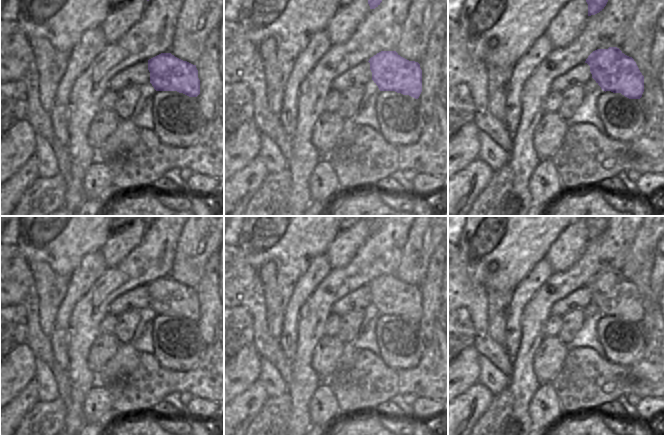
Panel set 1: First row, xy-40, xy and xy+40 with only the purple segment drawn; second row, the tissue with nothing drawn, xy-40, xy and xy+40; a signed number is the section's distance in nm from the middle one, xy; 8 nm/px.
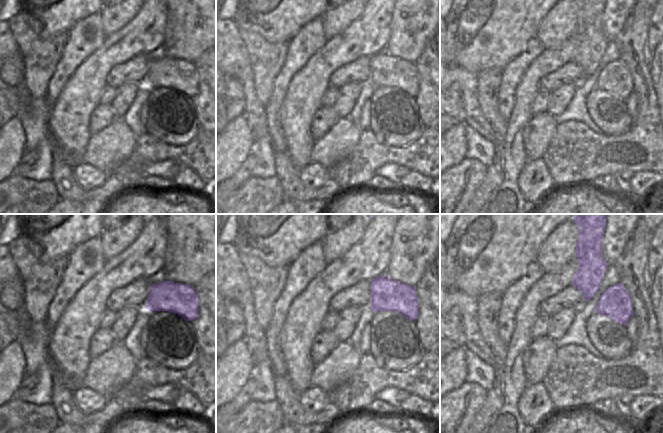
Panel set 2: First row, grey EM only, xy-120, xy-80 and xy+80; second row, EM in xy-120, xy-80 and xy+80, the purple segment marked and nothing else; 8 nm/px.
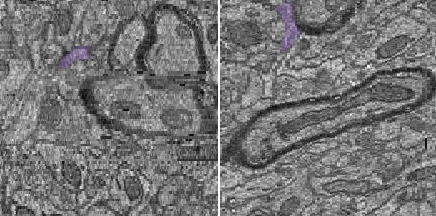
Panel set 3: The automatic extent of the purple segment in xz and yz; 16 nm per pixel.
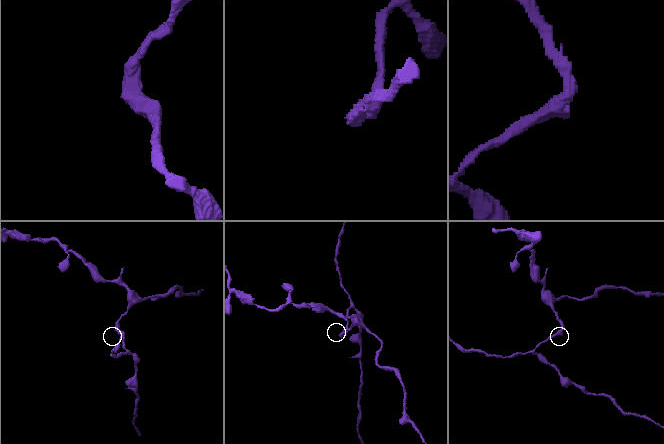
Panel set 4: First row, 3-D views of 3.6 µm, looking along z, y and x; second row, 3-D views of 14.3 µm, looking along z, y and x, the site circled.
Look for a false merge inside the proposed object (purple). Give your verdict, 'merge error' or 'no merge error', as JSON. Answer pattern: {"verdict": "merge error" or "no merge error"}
{"verdict": "merge error"}

